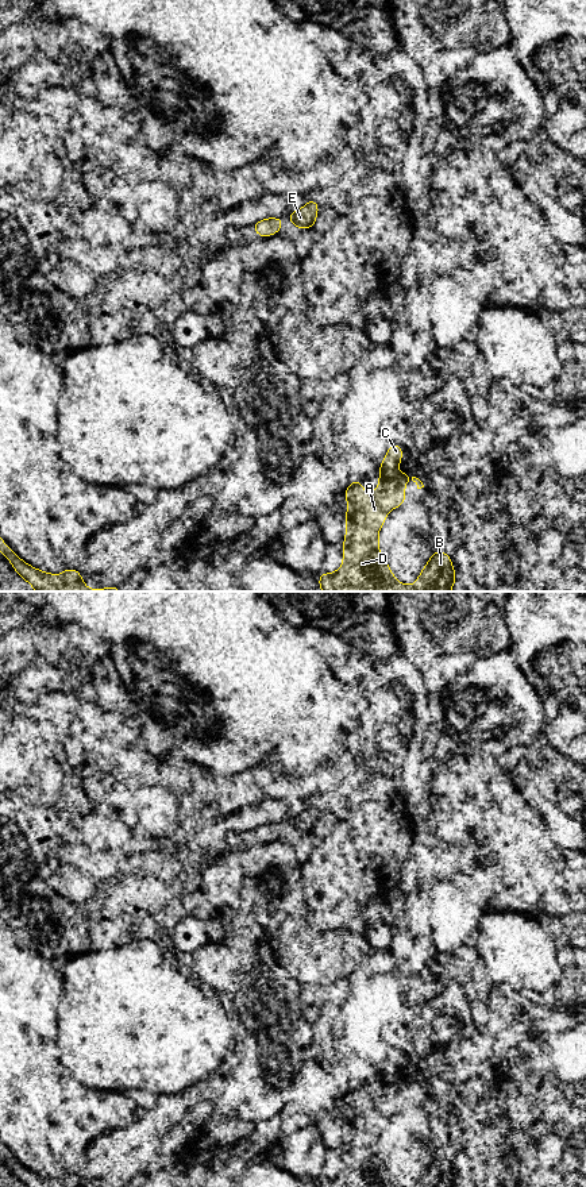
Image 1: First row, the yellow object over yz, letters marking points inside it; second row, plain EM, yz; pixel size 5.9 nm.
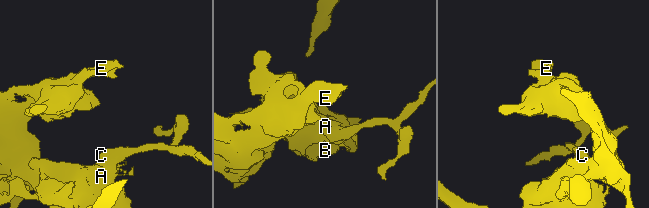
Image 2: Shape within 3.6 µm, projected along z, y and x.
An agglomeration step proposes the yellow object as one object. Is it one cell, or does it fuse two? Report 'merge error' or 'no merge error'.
merge error

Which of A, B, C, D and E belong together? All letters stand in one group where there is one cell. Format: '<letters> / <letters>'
A B D E / C

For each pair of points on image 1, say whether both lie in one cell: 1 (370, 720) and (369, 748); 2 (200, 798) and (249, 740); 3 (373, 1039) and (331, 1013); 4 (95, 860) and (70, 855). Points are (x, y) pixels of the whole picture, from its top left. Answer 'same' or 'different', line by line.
1: same
2: different
3: different
4: same

